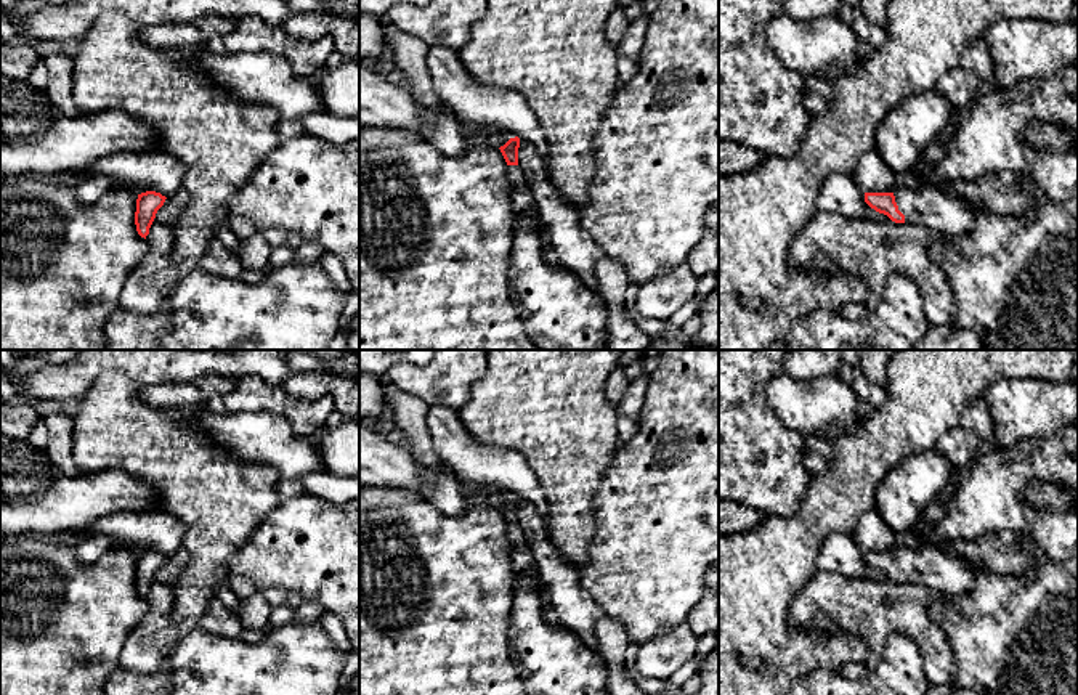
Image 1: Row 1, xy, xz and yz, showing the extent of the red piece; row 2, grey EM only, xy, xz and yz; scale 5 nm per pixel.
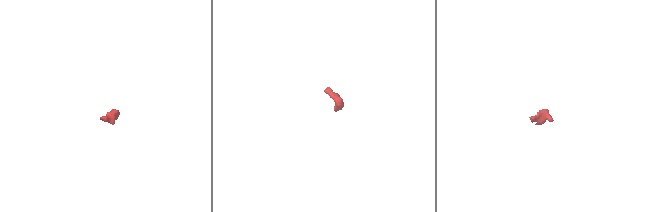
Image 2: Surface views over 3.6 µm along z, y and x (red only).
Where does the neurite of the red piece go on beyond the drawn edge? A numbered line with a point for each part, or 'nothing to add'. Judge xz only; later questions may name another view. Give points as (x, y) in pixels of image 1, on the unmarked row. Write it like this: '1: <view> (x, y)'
1: xz (522, 556)

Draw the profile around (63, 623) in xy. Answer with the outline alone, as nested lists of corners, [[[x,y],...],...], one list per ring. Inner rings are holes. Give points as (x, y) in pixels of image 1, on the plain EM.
[[[34,534],[0,541],[0,695],[106,695],[106,679],[119,666],[127,637],[149,613],[149,605],[135,584],[136,559],[135,549],[112,546],[96,562],[87,563],[77,559],[74,547],[47,543]]]

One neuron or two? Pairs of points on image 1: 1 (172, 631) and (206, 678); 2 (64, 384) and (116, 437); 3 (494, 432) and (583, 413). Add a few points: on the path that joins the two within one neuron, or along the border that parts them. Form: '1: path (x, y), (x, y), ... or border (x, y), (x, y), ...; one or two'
1: border (196, 625), (166, 655), (156, 670); two
2: border (108, 374), (101, 374), (79, 400); two
3: path (517, 413), (560, 413); one

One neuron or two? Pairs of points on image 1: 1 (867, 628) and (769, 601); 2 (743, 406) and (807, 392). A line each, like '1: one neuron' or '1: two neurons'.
1: two neurons
2: two neurons

